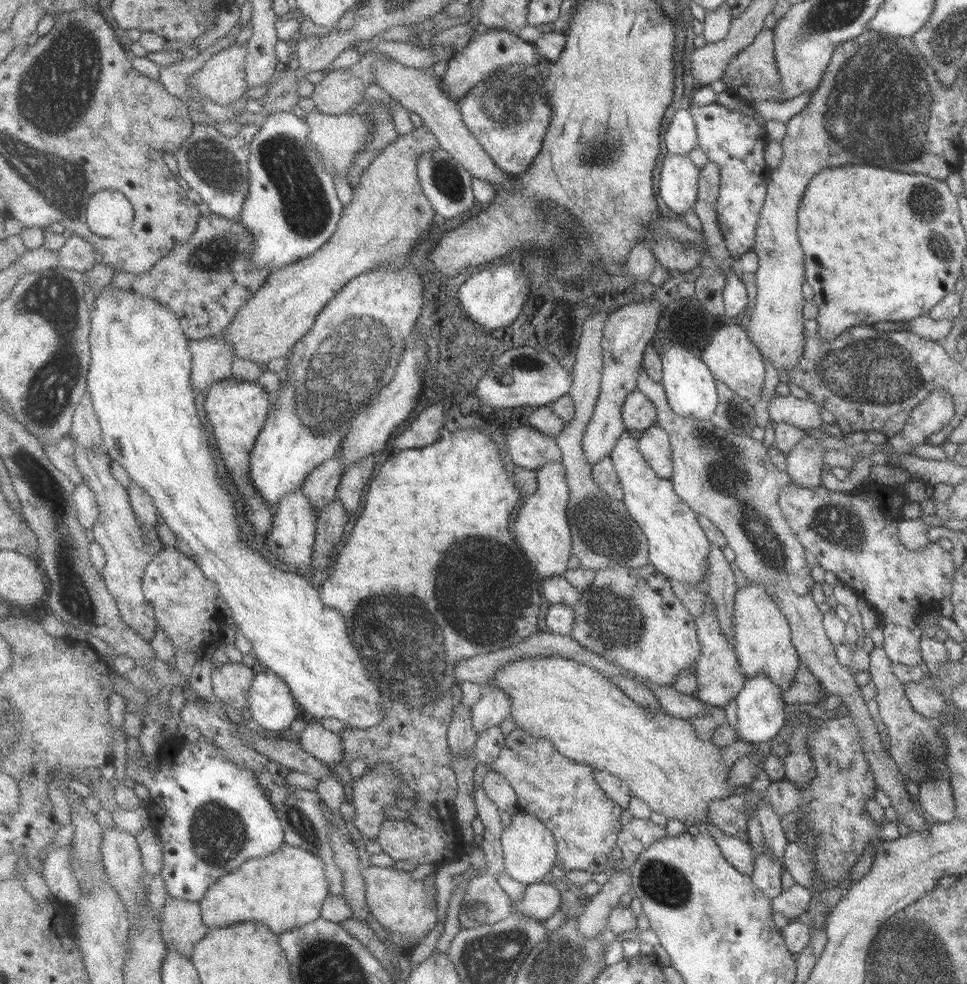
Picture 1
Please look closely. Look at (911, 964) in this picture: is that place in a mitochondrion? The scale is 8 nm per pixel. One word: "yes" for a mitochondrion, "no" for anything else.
yes

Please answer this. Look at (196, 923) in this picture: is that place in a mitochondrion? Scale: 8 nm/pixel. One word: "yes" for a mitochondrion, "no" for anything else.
no

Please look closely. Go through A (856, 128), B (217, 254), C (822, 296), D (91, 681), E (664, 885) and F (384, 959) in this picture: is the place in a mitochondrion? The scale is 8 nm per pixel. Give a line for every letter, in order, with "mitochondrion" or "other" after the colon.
A: mitochondrion
B: mitochondrion
C: other
D: other
E: mitochondrion
F: other

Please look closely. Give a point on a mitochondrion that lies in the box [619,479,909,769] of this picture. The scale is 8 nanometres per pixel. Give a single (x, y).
(844, 526)

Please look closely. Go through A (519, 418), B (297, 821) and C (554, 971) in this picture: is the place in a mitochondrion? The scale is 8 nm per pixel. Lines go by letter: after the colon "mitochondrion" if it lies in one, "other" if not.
A: other
B: mitochondrion
C: mitochondrion

